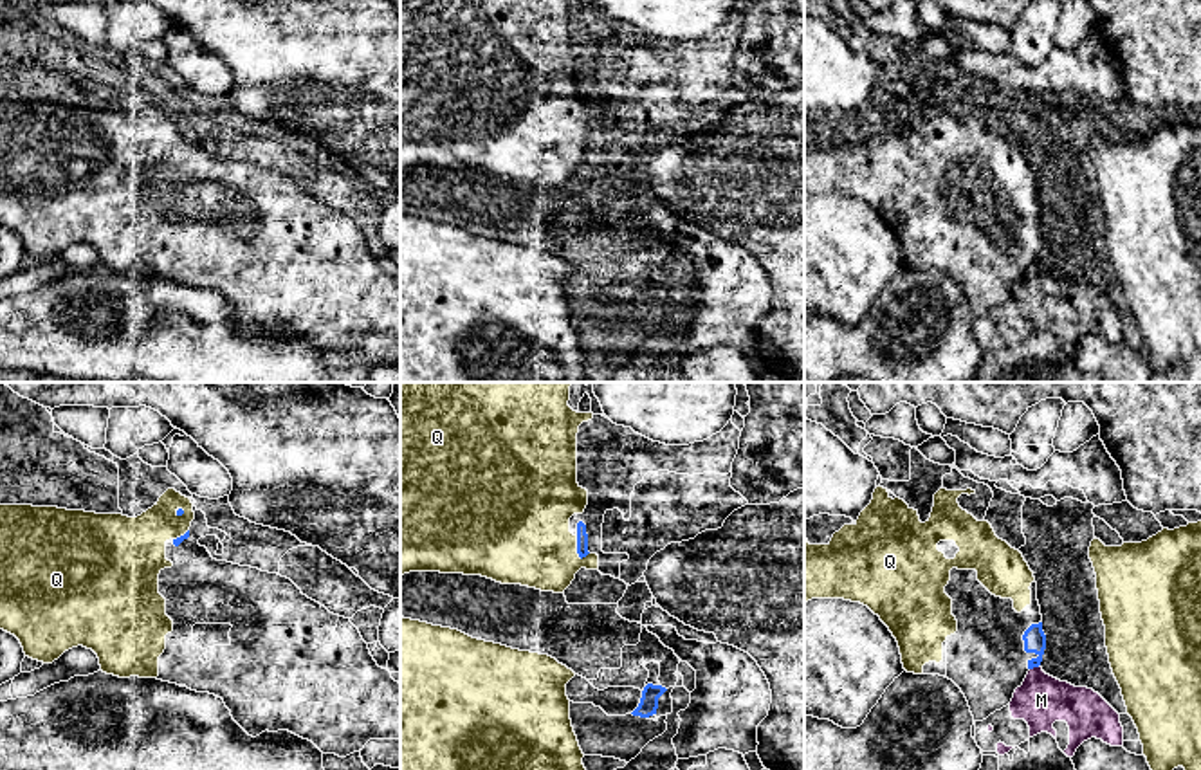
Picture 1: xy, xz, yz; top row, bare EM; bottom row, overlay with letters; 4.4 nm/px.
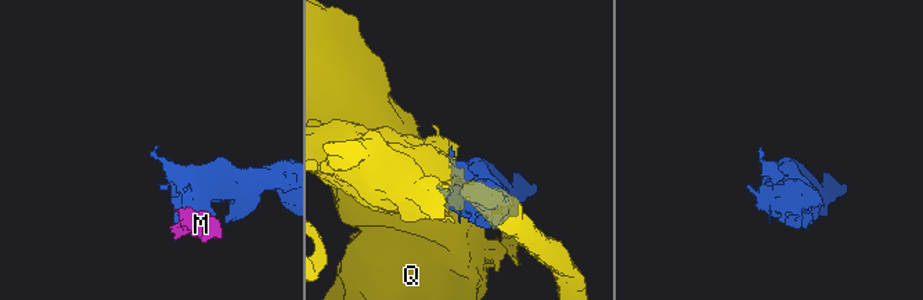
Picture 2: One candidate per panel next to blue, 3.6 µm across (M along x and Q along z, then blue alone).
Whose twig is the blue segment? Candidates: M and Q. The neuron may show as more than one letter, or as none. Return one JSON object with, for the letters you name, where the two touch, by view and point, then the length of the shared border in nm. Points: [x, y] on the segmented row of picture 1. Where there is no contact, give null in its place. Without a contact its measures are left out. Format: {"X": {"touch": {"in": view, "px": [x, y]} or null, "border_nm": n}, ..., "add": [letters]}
{"Q": {"touch": {"in": "xz", "px": [577, 549]}, "border_nm": 110}, "add": ["Q"]}

